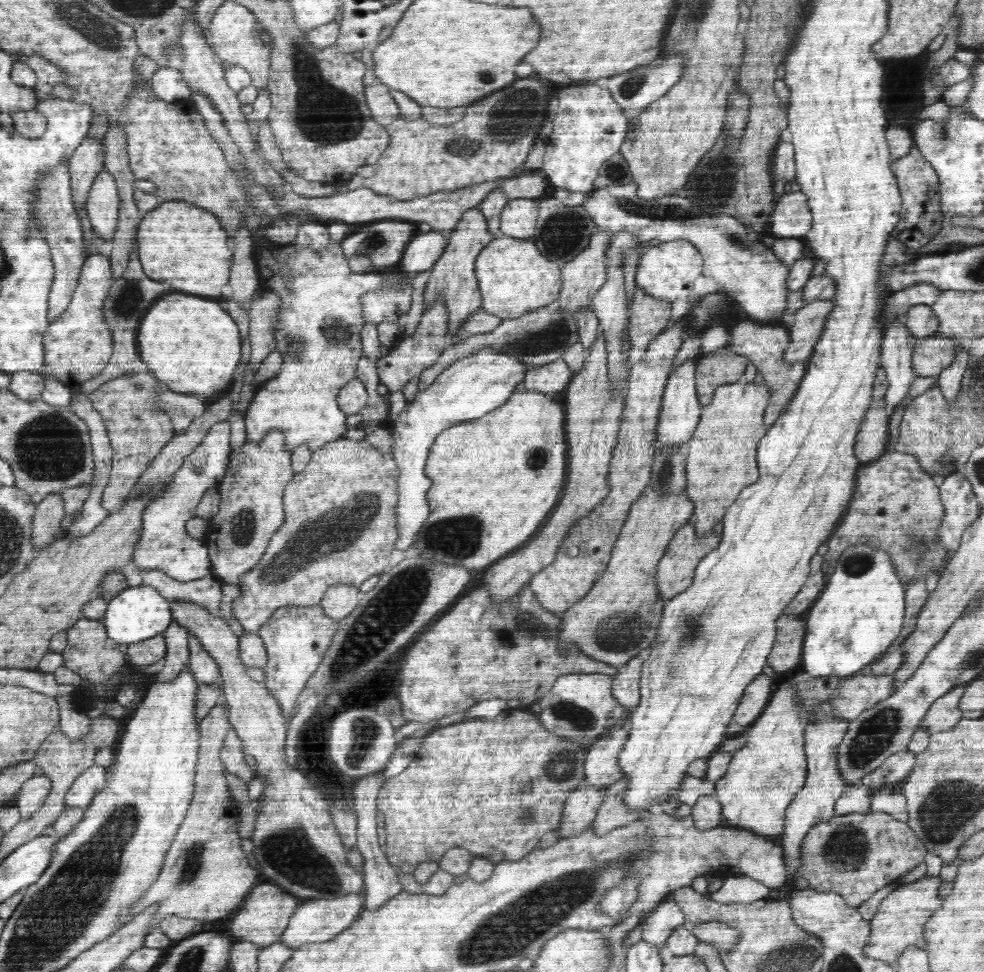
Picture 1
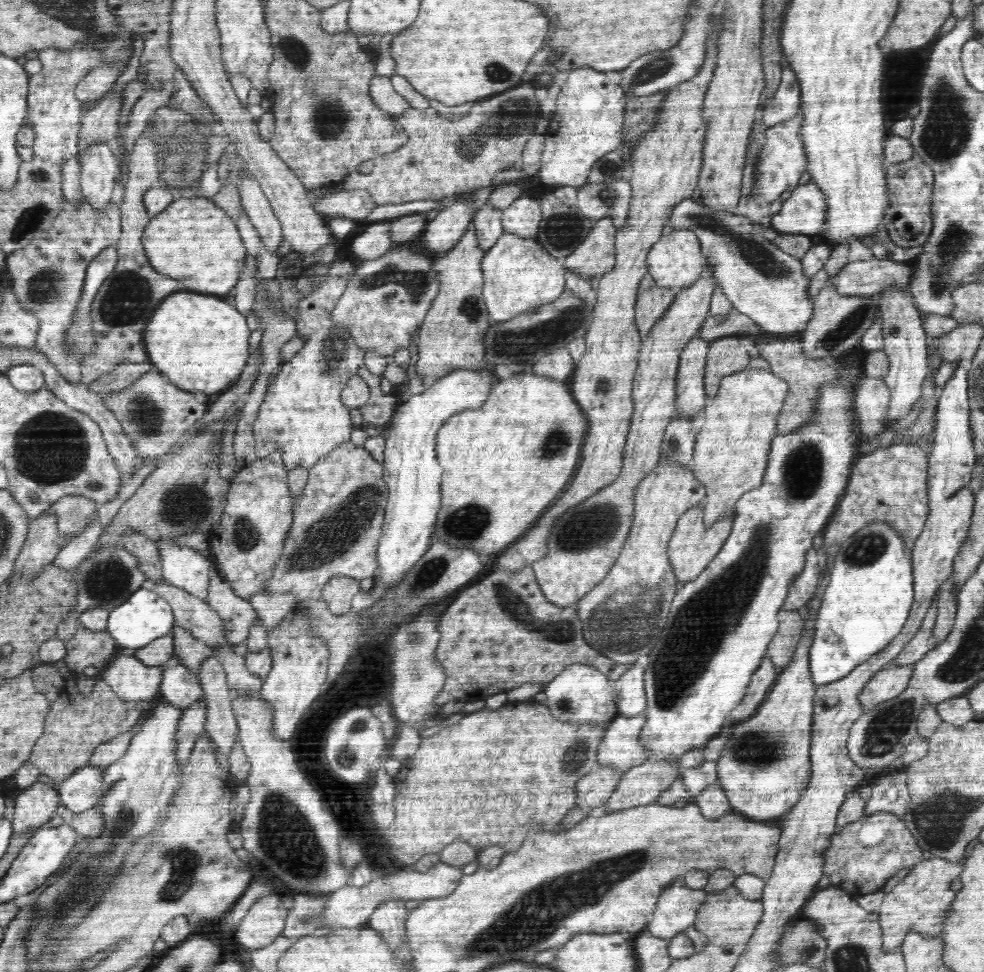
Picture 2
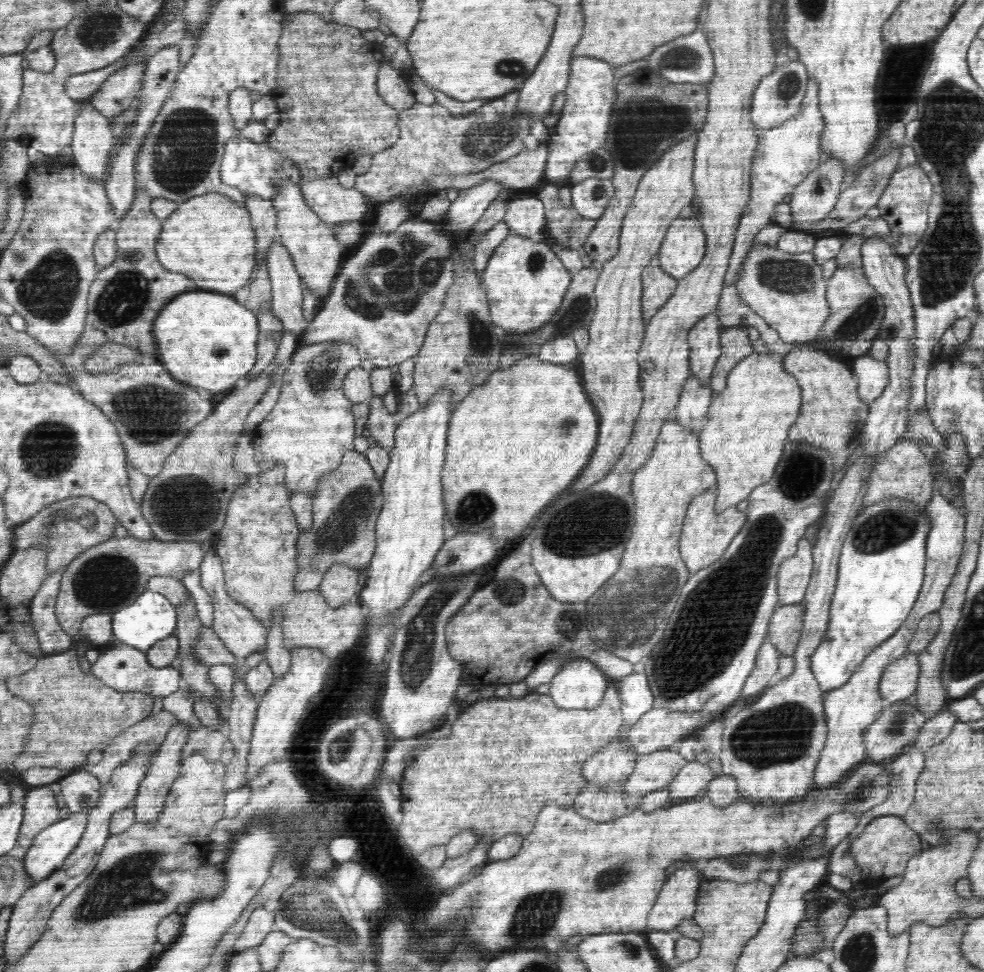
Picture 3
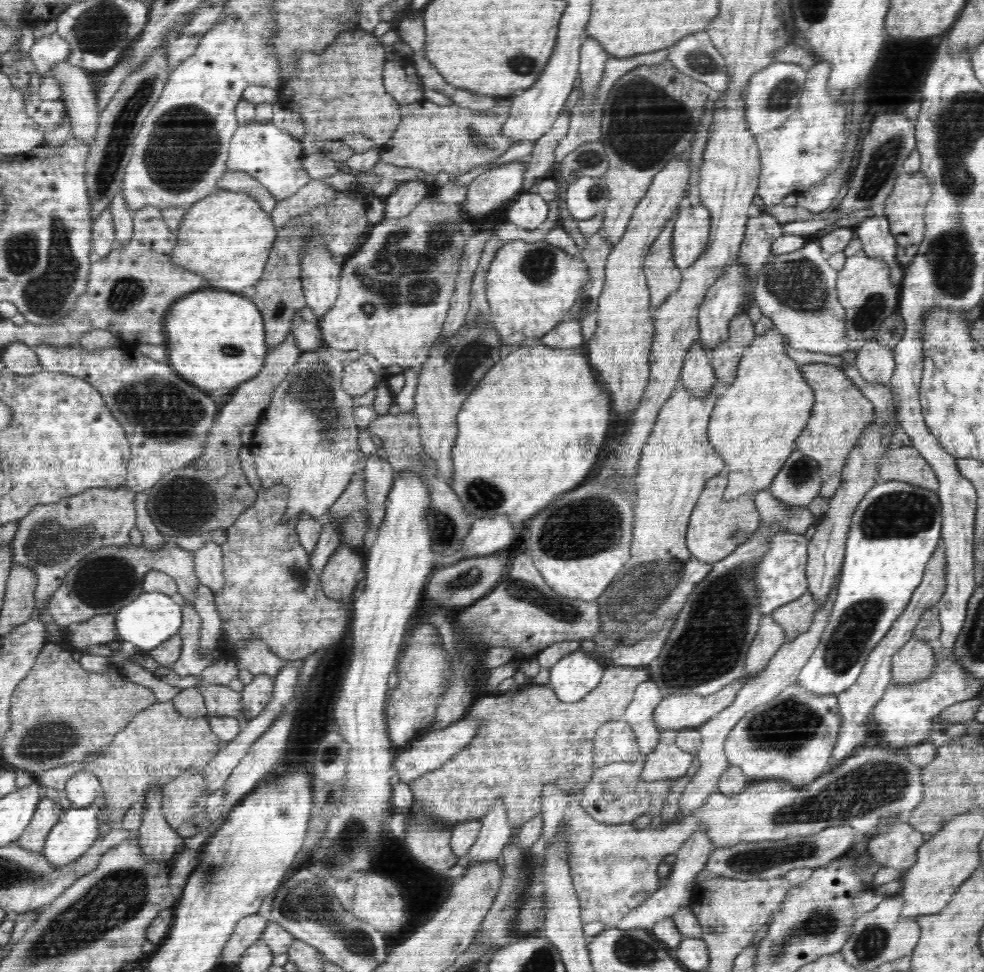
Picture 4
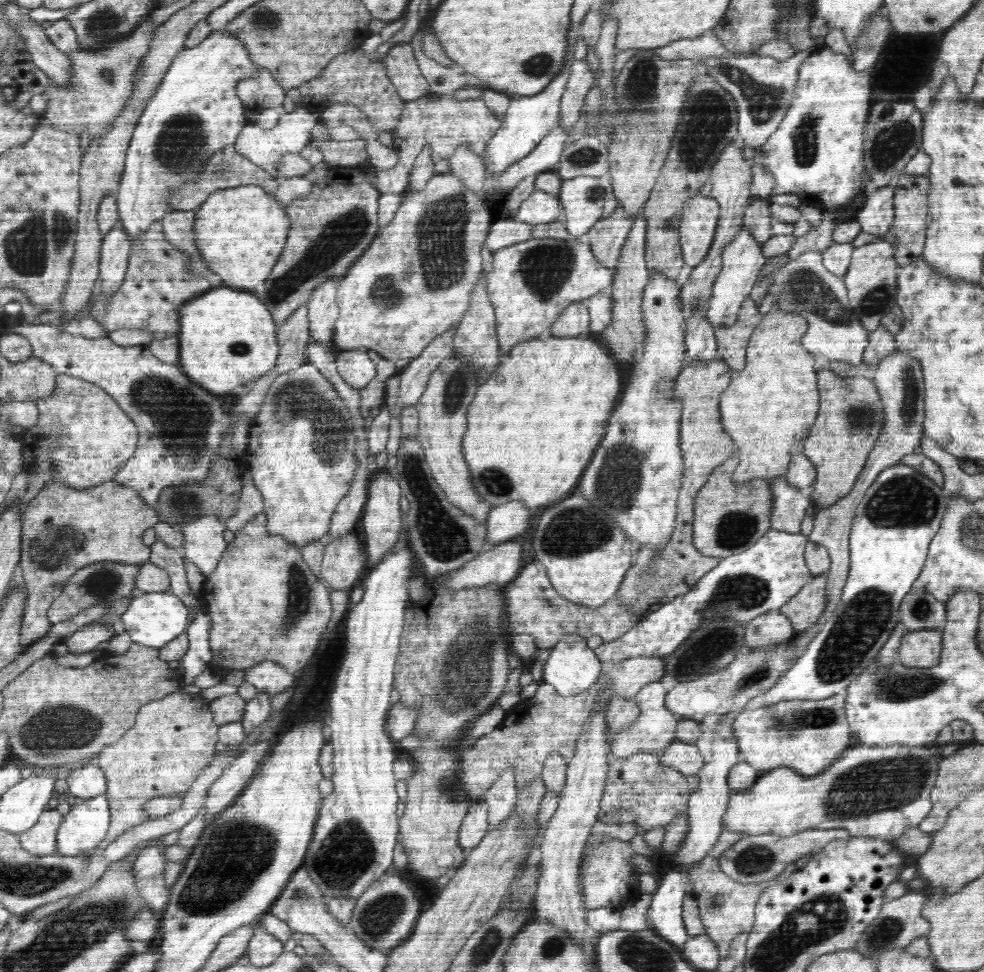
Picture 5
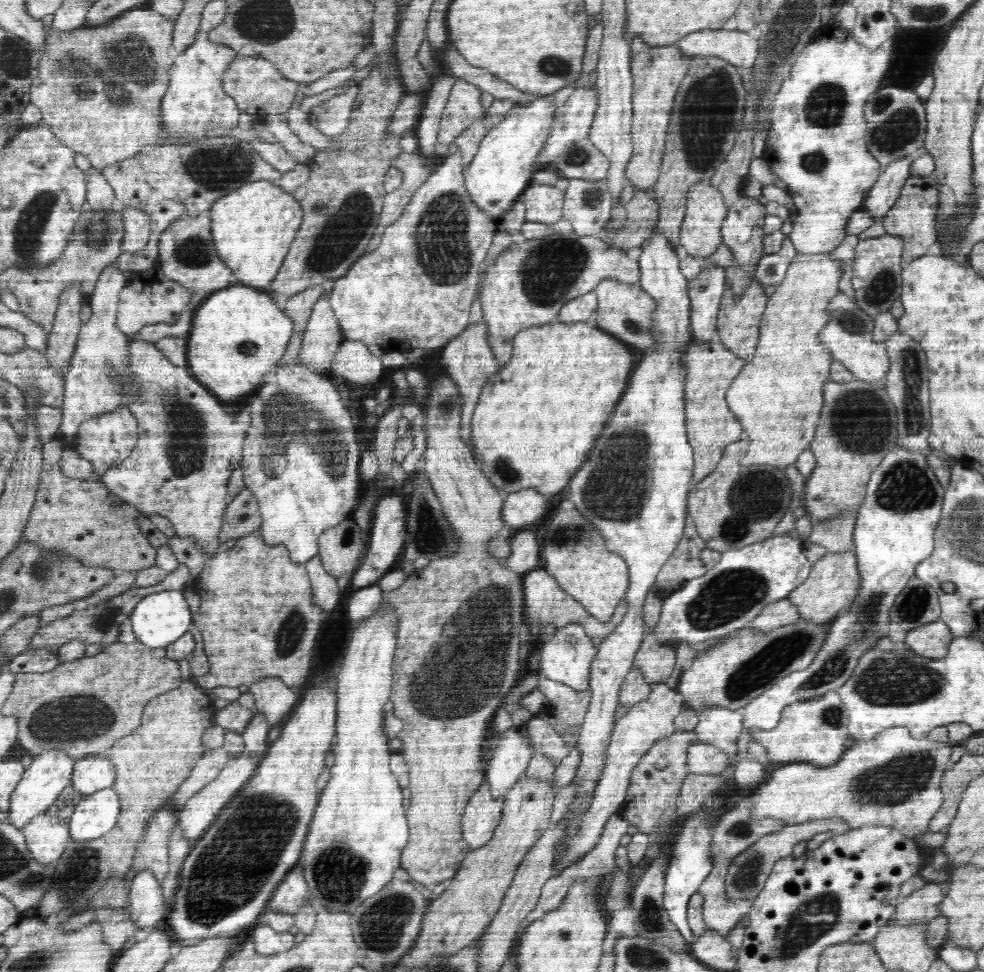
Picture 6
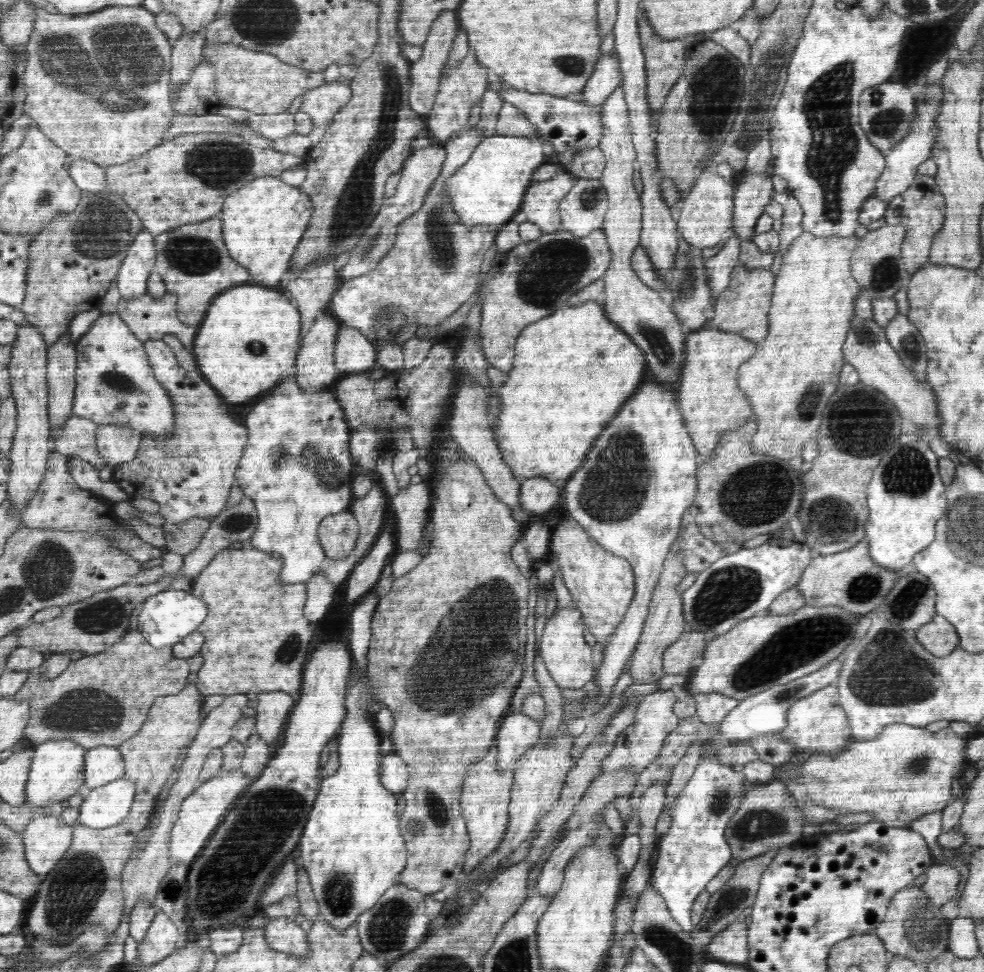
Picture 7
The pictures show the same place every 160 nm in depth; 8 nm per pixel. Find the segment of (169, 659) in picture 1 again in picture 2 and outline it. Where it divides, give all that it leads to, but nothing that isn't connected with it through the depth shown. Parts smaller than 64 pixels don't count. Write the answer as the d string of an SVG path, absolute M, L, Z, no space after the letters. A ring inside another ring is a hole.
M180 660L176 666L163 670L159 692L160 697L183 711L203 697L203 688L197 674Z

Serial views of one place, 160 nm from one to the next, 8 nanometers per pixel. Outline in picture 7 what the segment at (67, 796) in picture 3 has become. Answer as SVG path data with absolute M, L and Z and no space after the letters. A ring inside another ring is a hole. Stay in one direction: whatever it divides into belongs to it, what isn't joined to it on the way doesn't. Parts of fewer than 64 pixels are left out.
M96 746L85 754L84 786L88 790L125 776L125 762L116 746Z

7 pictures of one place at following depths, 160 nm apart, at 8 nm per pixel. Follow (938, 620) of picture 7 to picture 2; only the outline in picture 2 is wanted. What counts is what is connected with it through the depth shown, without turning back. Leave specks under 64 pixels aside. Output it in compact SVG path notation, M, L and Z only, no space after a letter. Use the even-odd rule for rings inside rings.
M914 665L893 666L879 670L859 694L864 712L870 712L877 704L895 699L909 685Z

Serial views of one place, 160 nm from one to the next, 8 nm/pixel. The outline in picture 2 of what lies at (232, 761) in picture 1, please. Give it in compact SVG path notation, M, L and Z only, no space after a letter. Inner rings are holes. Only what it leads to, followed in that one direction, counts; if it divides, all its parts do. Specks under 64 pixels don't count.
M218 657L205 658L197 672L208 705L204 731L215 742L217 751L224 756L232 752L238 732L232 703L233 693L228 686L228 676Z

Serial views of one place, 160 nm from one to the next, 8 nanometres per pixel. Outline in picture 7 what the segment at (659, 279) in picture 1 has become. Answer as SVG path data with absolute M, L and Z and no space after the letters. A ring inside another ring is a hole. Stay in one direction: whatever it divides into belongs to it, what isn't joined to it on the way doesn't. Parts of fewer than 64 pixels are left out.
M701 172L677 213L677 231L680 232L680 236L693 248L700 250L712 248L722 240L726 240L732 234L733 196L734 188L726 184L723 177L710 172Z

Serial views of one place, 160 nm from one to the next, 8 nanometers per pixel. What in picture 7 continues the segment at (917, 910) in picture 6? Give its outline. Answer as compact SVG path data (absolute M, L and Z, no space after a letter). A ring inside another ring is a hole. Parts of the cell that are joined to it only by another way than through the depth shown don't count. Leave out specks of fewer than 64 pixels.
M935 863L926 872L926 882L921 886L929 902L942 906L957 894L960 873L946 863Z

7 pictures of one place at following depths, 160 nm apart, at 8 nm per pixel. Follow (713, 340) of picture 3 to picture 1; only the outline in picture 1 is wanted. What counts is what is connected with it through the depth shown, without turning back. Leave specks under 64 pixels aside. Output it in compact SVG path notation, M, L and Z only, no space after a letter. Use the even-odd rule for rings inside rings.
M699 357L688 360L686 364L672 370L667 378L667 385L663 392L663 402L659 410L658 437L655 440L655 450L658 452L664 446L683 446L692 438L703 411L699 403L695 385L695 370Z

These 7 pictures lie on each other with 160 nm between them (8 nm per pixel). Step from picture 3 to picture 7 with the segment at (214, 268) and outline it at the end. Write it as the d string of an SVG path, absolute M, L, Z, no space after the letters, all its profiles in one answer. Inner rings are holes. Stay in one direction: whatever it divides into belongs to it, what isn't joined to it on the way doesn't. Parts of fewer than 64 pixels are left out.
M262 176L241 186L228 198L218 216L223 221L223 241L240 266L248 266L253 280L274 286L286 279L290 258L304 231L309 227L313 204L298 186L290 186L278 176Z

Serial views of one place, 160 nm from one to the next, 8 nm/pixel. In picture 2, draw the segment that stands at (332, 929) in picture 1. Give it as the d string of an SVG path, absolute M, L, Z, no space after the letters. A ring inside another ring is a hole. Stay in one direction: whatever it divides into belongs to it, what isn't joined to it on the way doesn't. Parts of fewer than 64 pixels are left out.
M440 862L432 866L428 872L416 872L412 868L410 871L396 875L378 876L361 887L348 884L346 887L329 893L327 908L323 910L323 918L326 918L326 925L330 929L354 932L362 924L368 923L376 908L386 901L415 900L421 902L432 898L442 898L448 896L457 887L462 877L462 867Z

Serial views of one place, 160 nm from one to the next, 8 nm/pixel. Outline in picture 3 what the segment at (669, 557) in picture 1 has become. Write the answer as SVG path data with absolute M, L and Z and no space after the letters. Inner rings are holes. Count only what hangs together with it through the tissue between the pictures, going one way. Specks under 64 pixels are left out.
M714 486L704 494L697 495L690 504L680 536L679 551L683 555L684 565L688 567L690 575L698 573L706 566L711 566L720 560L726 549L744 528L748 520L747 510L738 511L737 506L729 507L722 512L715 511L717 487Z

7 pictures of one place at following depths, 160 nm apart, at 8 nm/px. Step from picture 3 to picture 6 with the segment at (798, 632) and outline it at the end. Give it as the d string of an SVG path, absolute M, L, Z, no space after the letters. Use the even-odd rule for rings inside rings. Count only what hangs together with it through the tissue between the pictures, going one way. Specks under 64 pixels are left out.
M854 550L838 554L827 553L820 559L813 566L809 578L792 590L787 597L794 606L797 606L800 618L808 622L824 623L850 608L859 594L863 581L860 579L858 559Z

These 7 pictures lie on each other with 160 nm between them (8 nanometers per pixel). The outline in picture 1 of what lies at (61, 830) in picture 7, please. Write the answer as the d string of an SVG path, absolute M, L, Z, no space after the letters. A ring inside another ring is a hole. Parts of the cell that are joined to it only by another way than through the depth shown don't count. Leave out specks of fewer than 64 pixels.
M44 774L24 782L13 799L19 808L21 820L28 820L43 805L51 788L52 782Z

